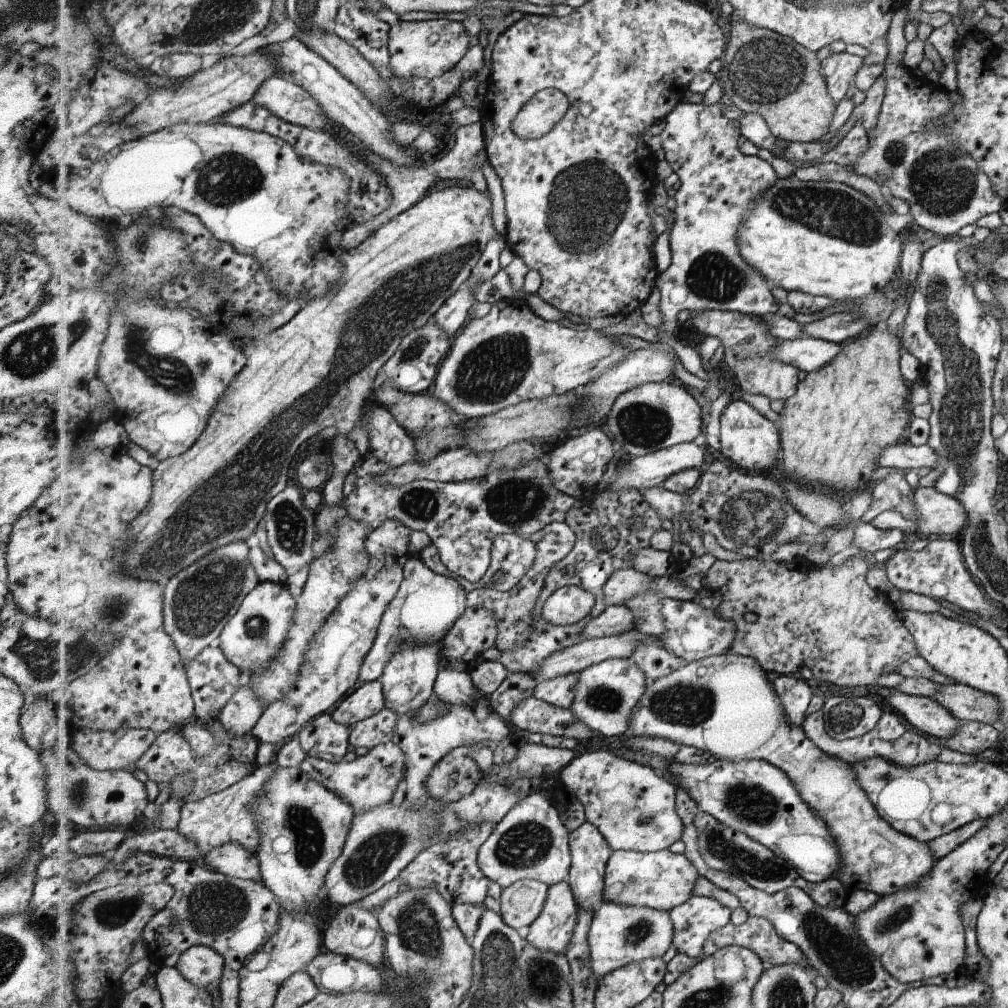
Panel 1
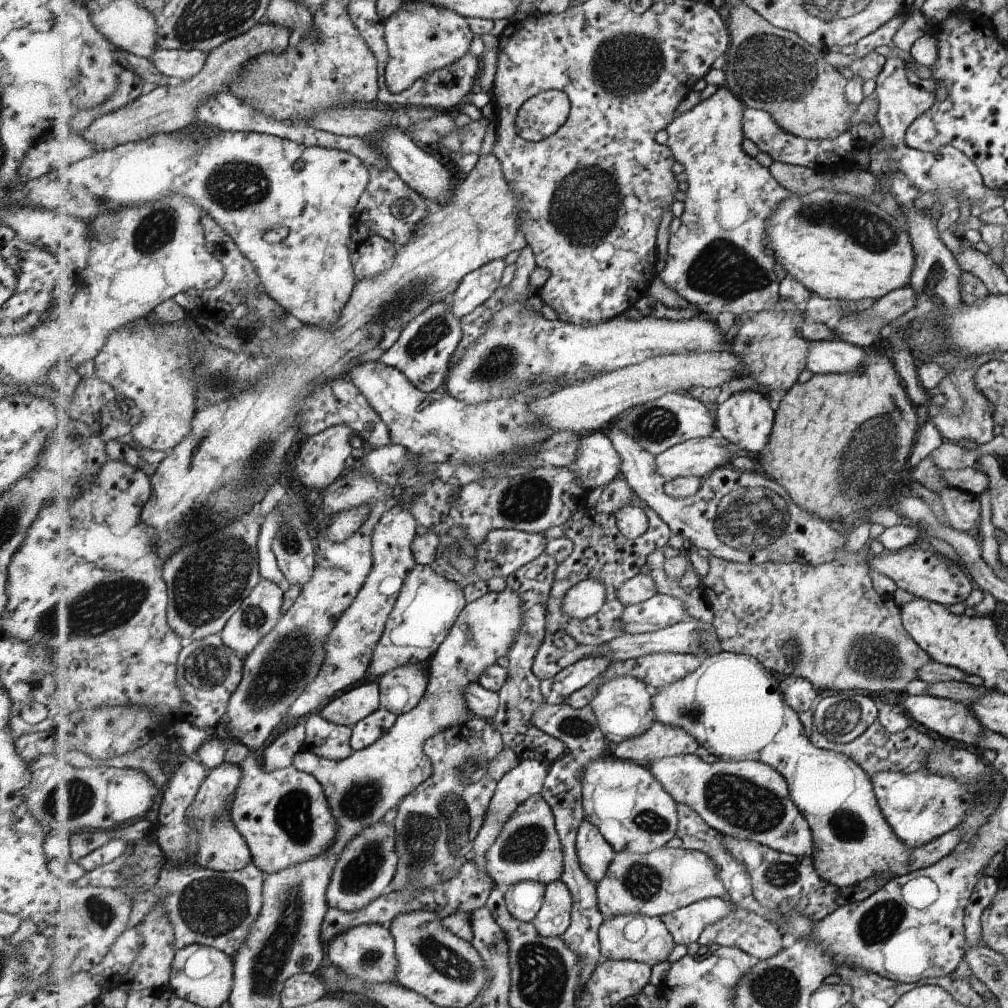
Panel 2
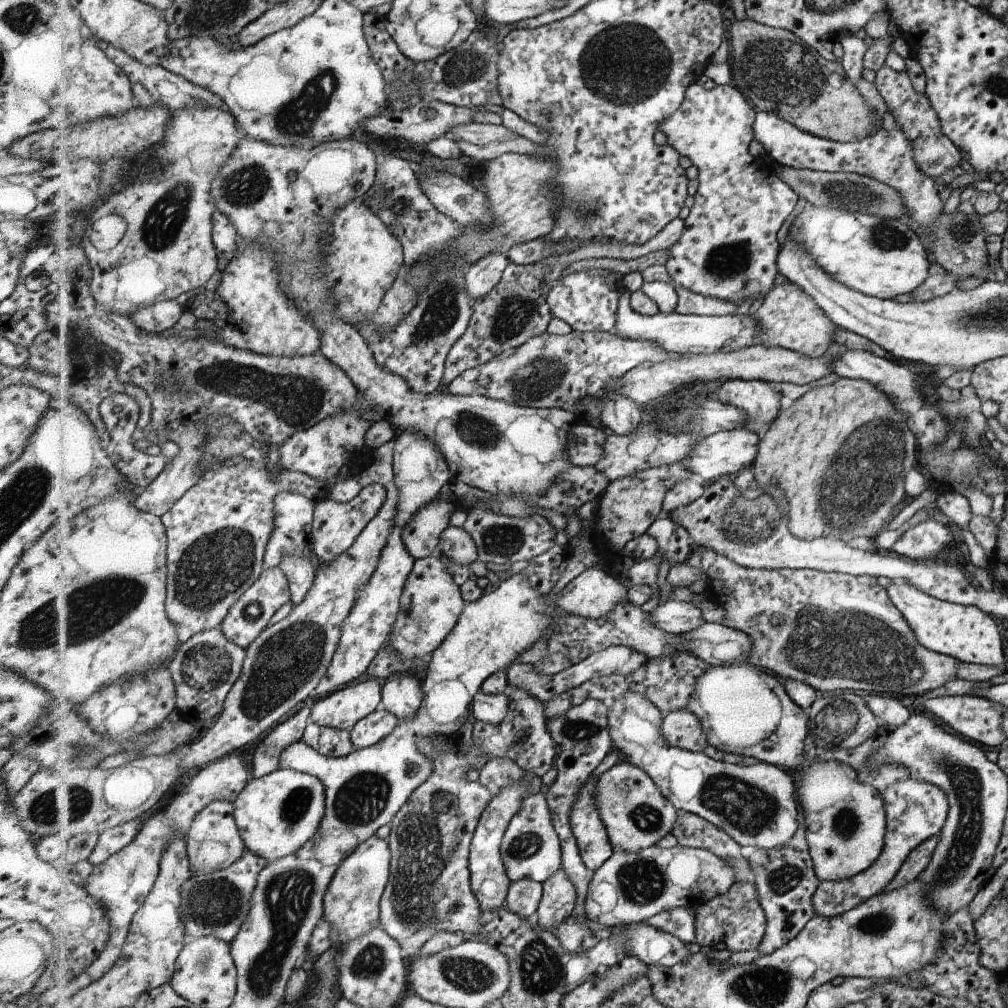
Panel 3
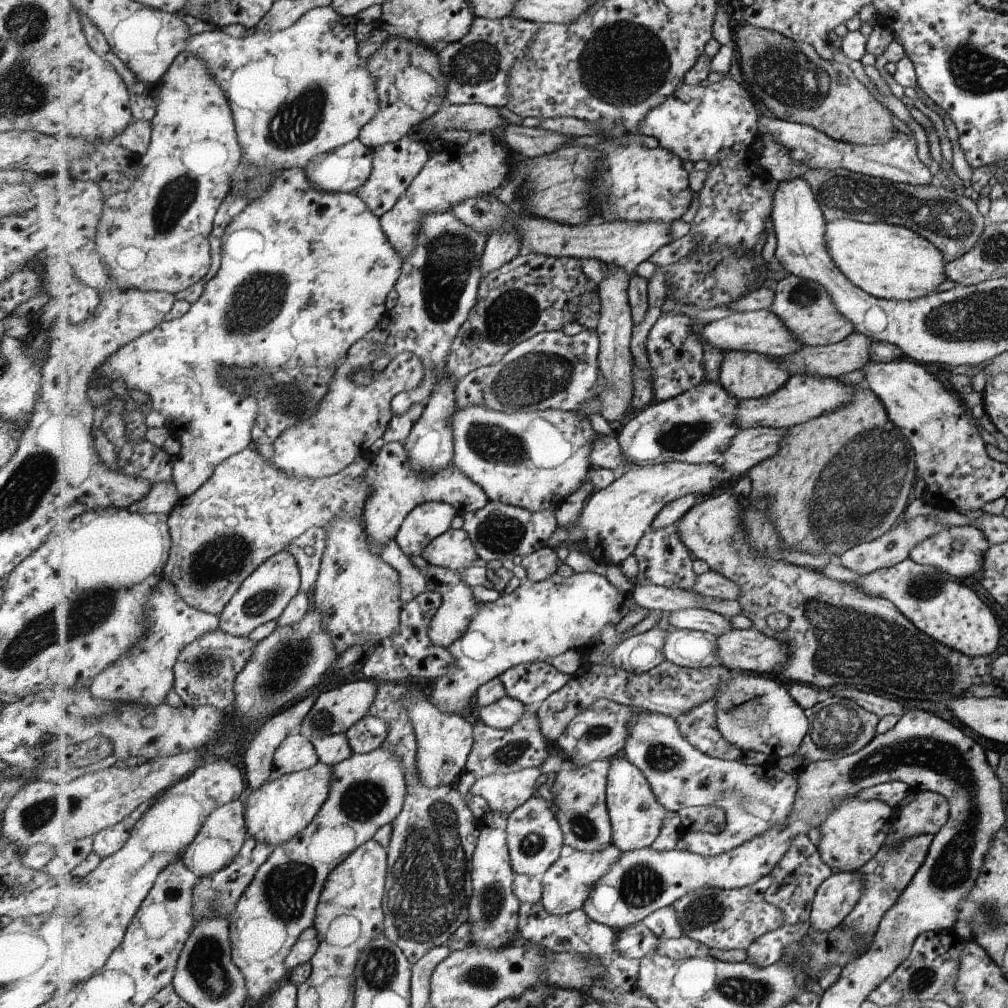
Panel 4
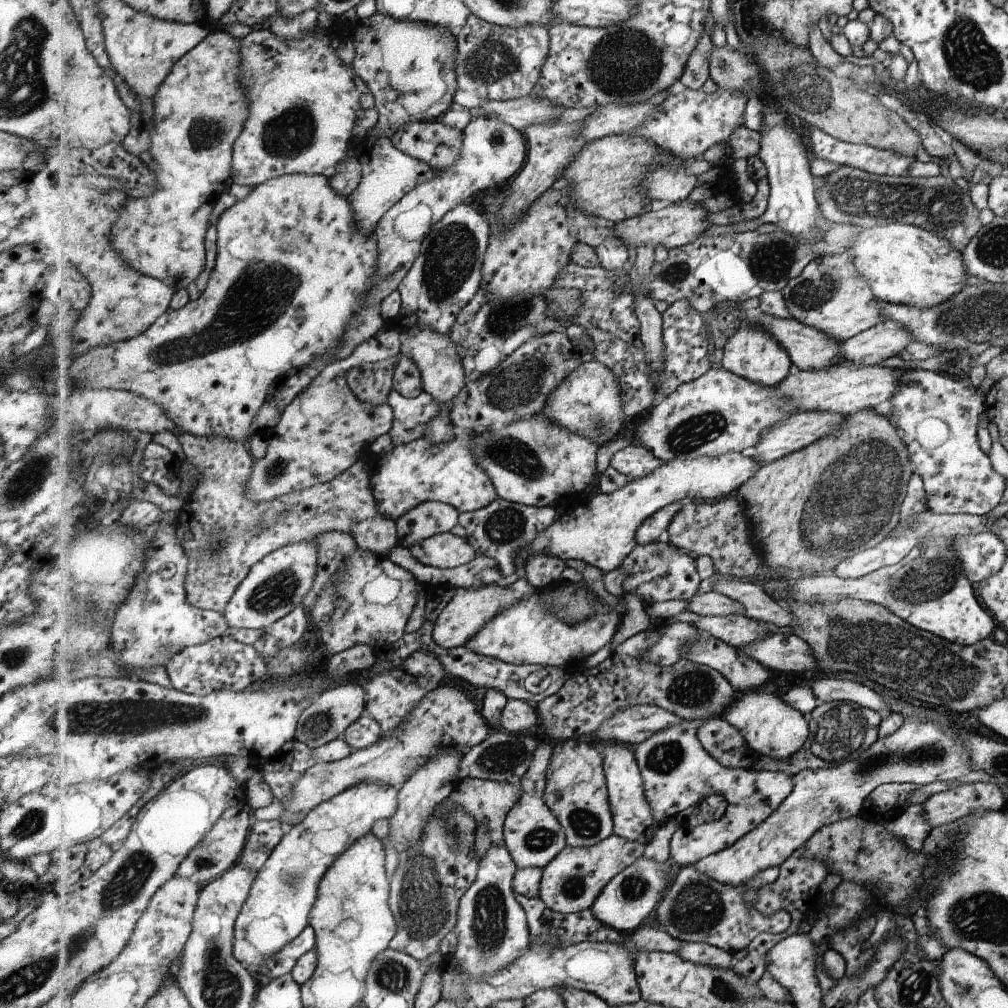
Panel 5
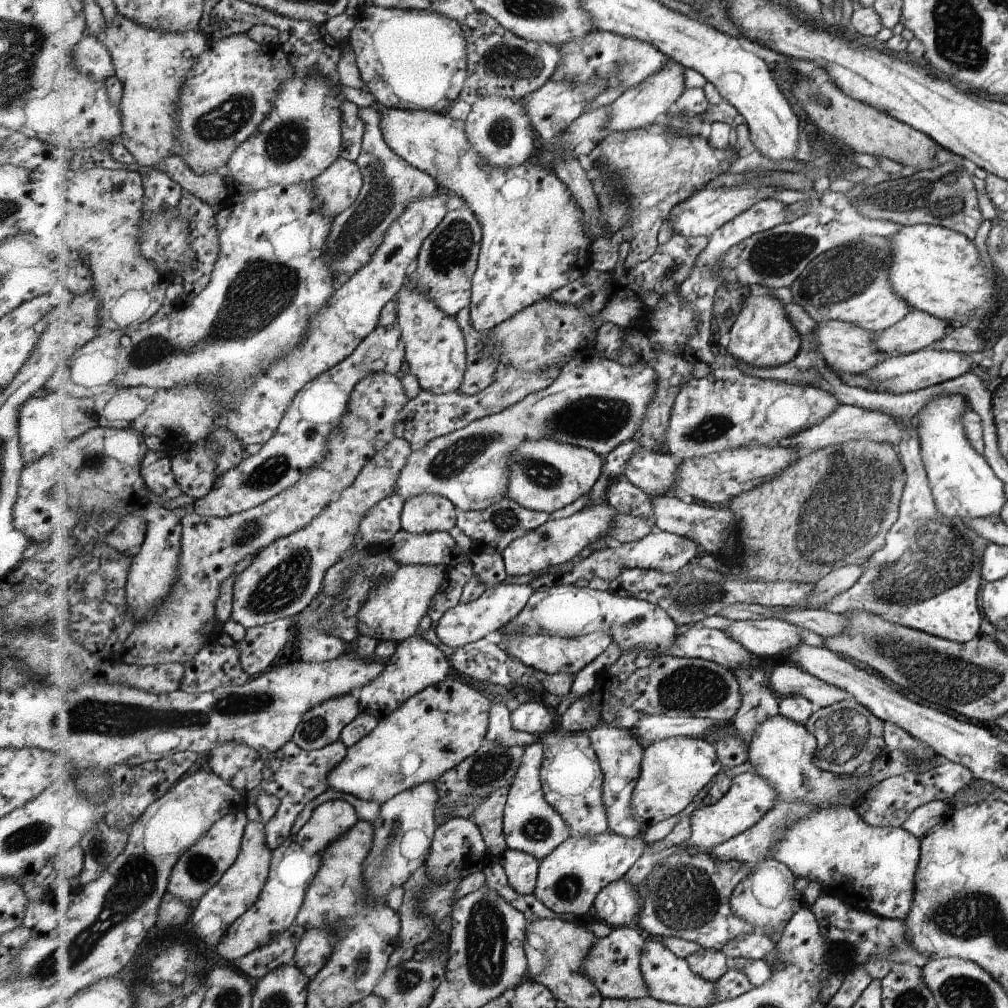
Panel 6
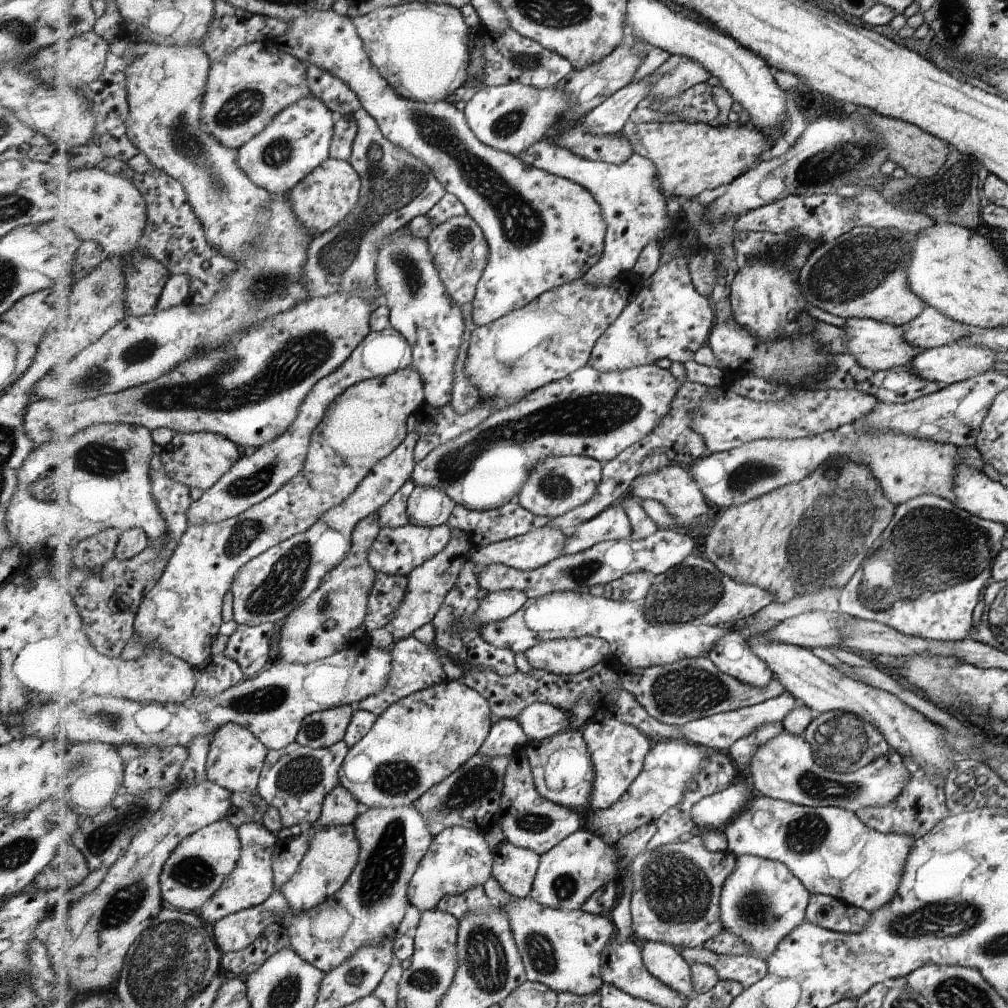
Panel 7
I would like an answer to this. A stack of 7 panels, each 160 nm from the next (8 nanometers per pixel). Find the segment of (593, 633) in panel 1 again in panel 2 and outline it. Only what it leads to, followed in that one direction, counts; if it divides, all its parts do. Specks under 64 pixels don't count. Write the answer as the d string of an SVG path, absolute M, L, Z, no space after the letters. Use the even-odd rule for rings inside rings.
M657 593L647 602L626 606L622 627L627 633L650 633L690 619L687 606L673 596Z

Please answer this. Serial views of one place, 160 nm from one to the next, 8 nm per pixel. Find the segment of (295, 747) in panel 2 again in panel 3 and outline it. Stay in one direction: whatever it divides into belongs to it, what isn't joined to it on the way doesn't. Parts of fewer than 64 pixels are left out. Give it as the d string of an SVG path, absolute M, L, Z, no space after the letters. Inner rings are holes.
M309 702L293 718L281 722L261 740L253 752L252 773L255 777L263 777L281 769L281 754L293 746L295 742L301 742L304 738L308 723L313 713L313 703Z

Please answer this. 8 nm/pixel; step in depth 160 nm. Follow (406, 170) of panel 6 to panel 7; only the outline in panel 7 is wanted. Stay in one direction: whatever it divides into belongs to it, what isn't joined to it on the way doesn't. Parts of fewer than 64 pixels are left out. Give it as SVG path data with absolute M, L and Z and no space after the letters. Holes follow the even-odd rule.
M367 109L358 110L353 116L358 124L358 131L348 161L361 175L361 198L353 212L341 224L323 233L320 237L315 237L308 248L308 260L304 264L303 276L304 285L311 299L330 297L337 293L358 297L369 295L370 289L377 286L378 282L377 266L380 246L415 217L427 215L448 193L430 166L423 162L423 159L417 158L383 134L379 123L367 112Z

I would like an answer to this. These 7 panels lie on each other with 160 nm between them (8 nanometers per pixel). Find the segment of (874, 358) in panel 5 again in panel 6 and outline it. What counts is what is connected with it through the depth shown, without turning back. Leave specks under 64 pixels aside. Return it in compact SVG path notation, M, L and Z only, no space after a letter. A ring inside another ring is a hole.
M911 310L894 326L877 332L877 346L887 356L905 355L929 347L951 328L944 319Z

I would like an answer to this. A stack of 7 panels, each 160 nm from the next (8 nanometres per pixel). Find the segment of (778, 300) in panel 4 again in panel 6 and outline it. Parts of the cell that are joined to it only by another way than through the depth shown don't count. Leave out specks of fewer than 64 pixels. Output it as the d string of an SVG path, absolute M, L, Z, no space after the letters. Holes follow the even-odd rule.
M863 244L835 248L815 258L790 287L793 300L819 323L851 322L865 330L878 332L900 322L911 311L889 284L891 252Z

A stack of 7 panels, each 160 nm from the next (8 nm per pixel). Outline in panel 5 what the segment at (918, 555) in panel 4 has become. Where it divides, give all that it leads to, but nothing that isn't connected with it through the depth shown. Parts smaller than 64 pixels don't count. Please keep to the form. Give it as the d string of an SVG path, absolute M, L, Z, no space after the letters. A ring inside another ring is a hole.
M980 532L954 538L953 548L969 582L984 581L1000 572L1007 547L998 536Z

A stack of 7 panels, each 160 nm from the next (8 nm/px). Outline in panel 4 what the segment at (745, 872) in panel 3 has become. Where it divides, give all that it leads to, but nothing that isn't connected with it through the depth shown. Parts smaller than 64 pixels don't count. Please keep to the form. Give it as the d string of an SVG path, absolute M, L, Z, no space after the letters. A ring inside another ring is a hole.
M719 806L686 807L679 814L681 816L680 838L683 838L691 830L721 834L727 829L725 811Z

